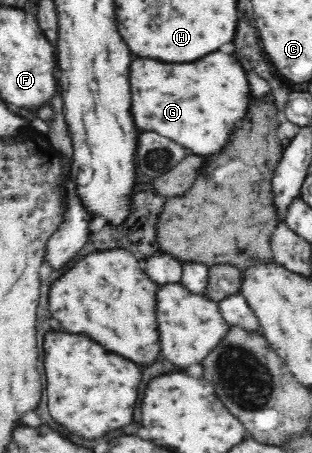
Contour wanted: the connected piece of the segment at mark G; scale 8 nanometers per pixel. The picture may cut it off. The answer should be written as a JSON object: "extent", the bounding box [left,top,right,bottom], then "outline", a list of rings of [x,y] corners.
{"extent":[130,52,250,156],"outline":[[[212,52],[194,64],[164,64],[138,58],[130,68],[136,126],[174,140],[198,156],[220,154],[250,108],[250,82],[230,54]]]}

